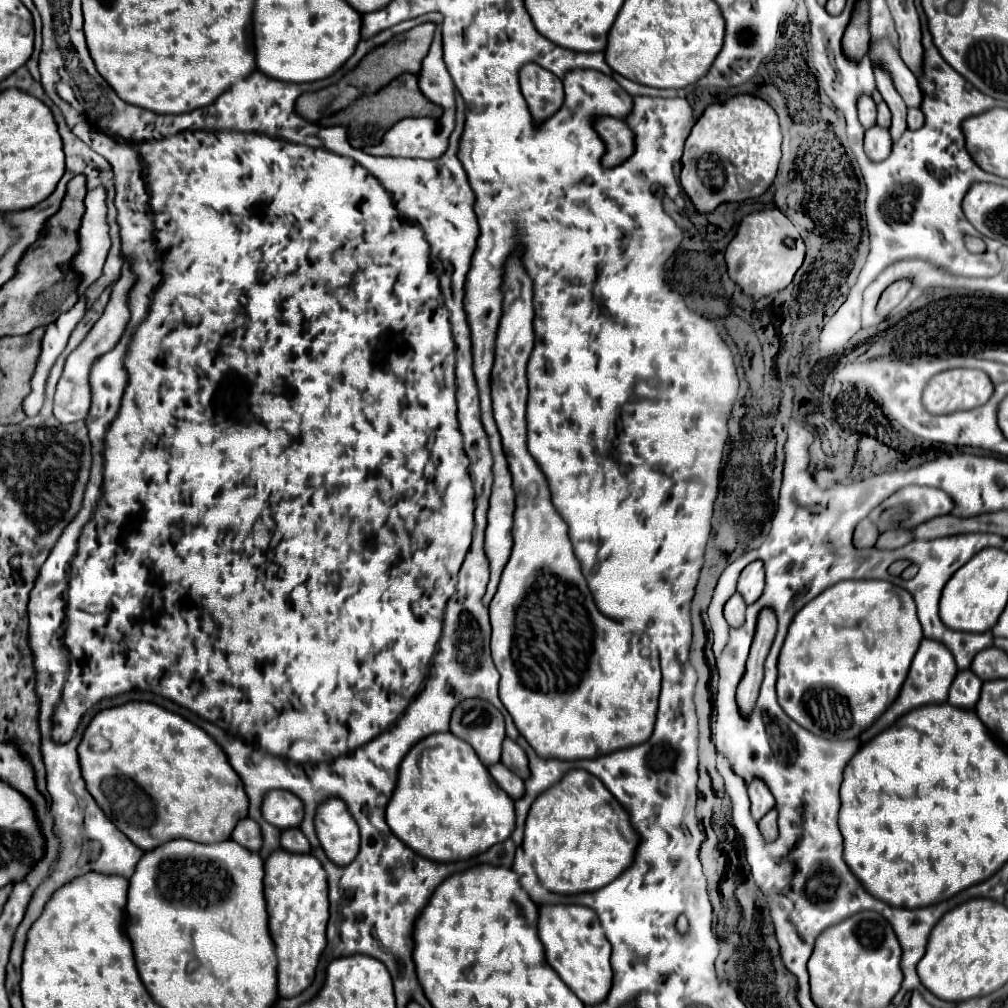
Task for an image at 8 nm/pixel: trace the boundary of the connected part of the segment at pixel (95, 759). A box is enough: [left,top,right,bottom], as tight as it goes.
[79,701,249,851]

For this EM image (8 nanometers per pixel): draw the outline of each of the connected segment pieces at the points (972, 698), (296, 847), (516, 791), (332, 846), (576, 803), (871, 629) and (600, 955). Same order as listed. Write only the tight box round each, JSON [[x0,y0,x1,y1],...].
[[949,669,983,709],[281,829,311,853],[489,763,525,799],[315,799,359,865],[521,769,639,895],[777,581,923,739],[539,905,613,1005]]

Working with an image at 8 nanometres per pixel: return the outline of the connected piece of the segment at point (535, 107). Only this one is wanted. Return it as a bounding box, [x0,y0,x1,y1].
[521,63,563,125]

